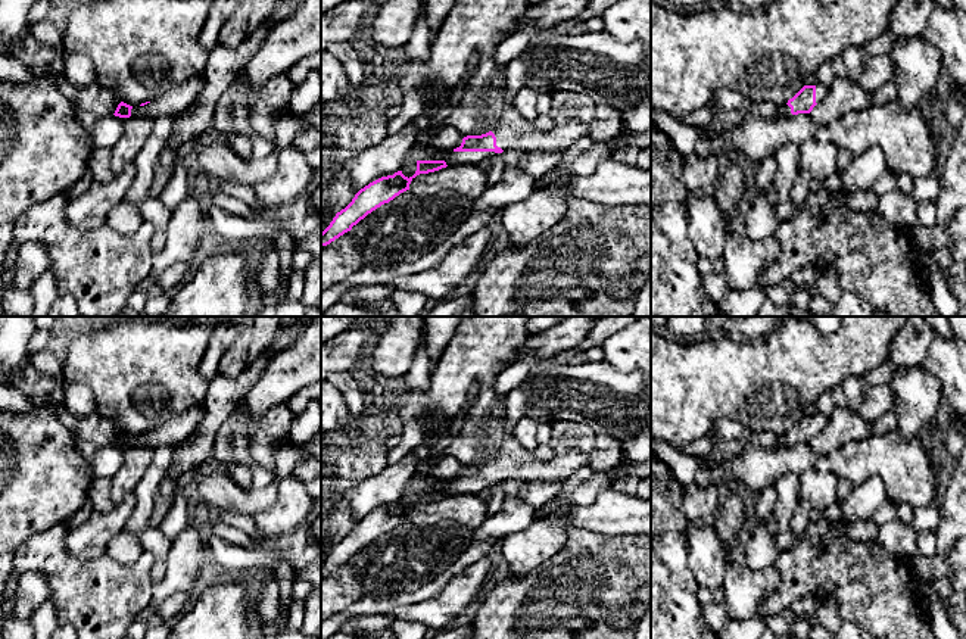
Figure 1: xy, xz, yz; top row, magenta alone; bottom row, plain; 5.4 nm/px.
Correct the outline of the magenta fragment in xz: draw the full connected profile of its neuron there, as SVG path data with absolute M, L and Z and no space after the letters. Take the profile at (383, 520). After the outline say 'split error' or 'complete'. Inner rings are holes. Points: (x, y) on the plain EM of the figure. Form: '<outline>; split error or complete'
M526 383L517 386L505 398L507 440L499 453L482 465L467 465L459 477L446 483L443 490L417 490L417 501L405 506L402 501L381 506L361 518L352 532L336 543L330 555L321 562L321 577L350 561L361 549L401 523L409 520L411 511L420 504L429 504L446 496L480 493L507 480L526 483L565 481L577 470L588 467L589 453L558 455L552 461L539 461L532 451L524 451L514 439L515 423L524 417L527 403Z; split error

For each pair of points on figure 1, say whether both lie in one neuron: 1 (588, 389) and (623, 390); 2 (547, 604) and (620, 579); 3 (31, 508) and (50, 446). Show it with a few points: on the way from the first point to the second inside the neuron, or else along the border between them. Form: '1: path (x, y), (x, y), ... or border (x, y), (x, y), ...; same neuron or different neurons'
1: path (597, 390), (614, 390); same neuron
2: path (564, 599), (583, 580), (603, 579); same neuron
3: path (31, 493), (31, 465), (36, 461); same neuron

